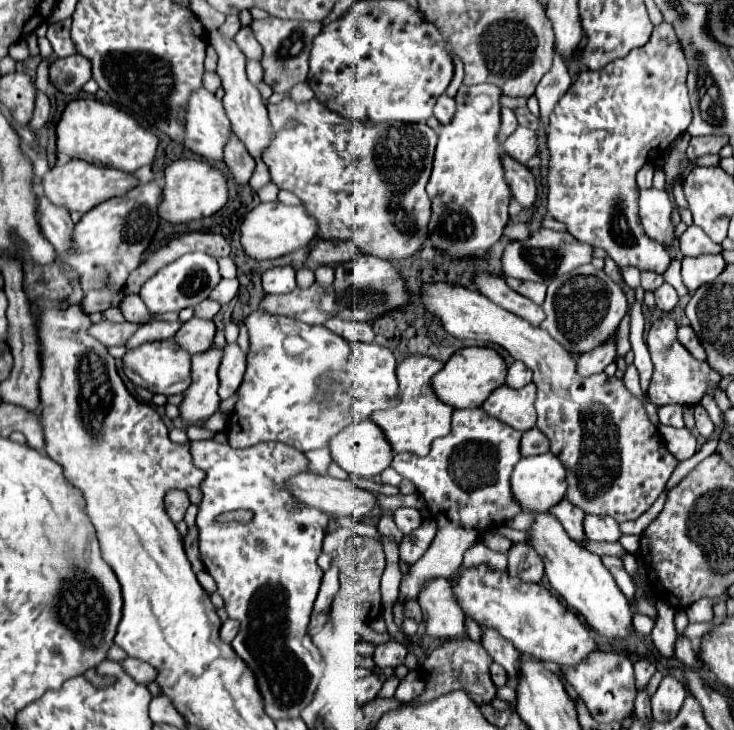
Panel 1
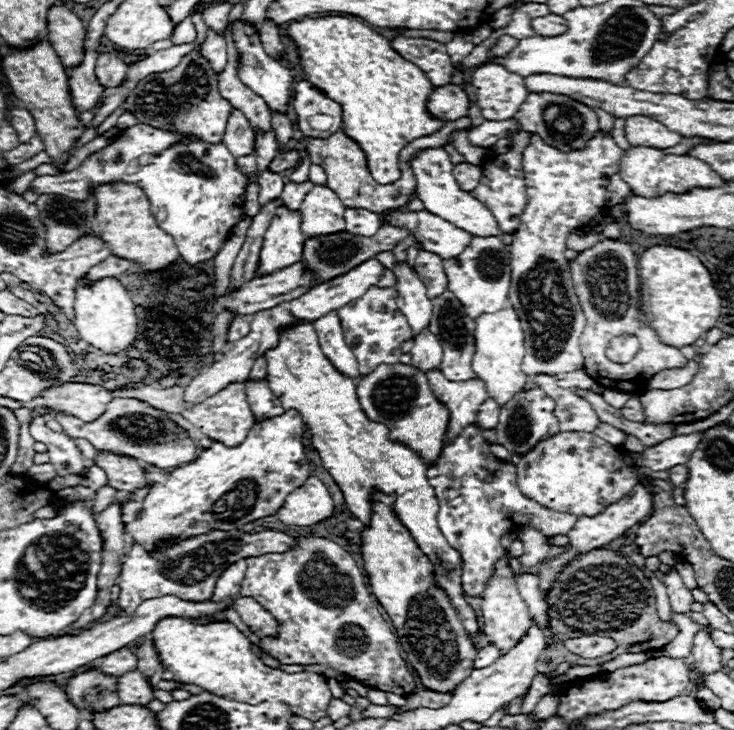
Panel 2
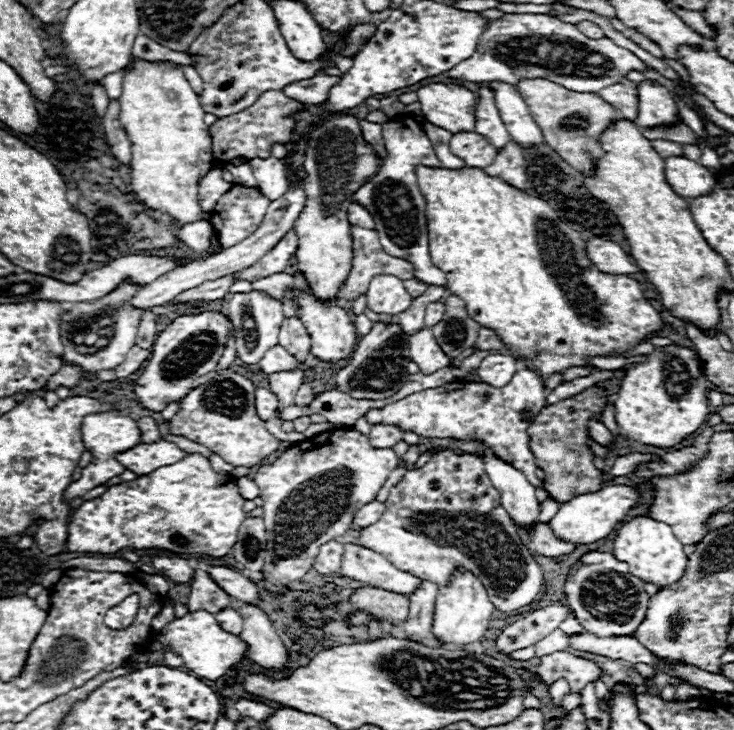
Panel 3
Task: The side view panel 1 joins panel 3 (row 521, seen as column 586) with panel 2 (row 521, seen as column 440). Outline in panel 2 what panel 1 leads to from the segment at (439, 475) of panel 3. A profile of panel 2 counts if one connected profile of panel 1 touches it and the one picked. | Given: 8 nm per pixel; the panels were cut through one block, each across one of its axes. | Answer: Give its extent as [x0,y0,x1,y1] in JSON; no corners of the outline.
[278,476,334,526]

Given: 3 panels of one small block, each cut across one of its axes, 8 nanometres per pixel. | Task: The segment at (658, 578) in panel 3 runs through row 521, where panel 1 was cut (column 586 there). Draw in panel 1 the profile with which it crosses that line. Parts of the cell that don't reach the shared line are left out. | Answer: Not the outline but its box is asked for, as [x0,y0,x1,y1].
[448,564,596,666]

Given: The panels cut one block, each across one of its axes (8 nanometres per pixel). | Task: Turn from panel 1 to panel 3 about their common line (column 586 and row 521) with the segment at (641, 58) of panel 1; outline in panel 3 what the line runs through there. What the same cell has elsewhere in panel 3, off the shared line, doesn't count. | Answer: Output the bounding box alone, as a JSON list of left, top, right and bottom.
[66,454,246,558]

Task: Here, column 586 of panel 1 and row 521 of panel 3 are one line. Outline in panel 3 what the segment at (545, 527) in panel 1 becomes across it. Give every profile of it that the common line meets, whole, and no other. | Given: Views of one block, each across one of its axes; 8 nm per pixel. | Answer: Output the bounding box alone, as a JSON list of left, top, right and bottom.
[548,484,642,544]

